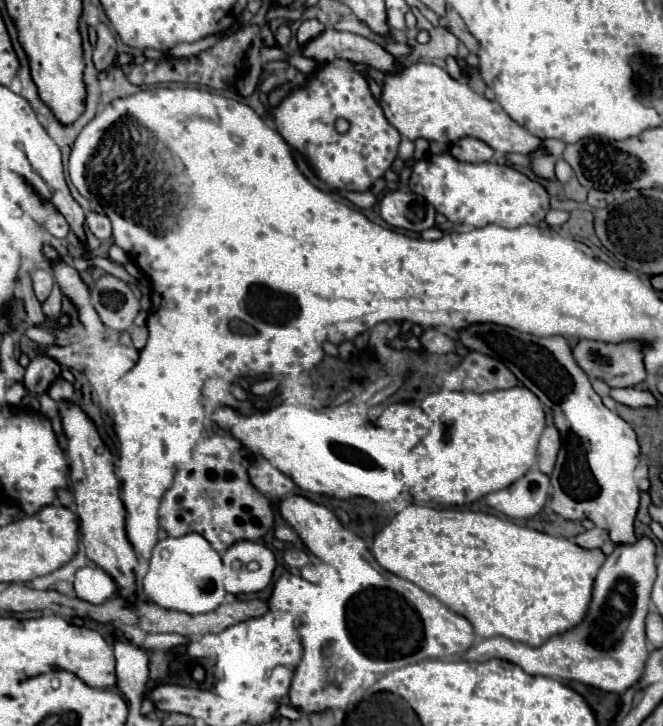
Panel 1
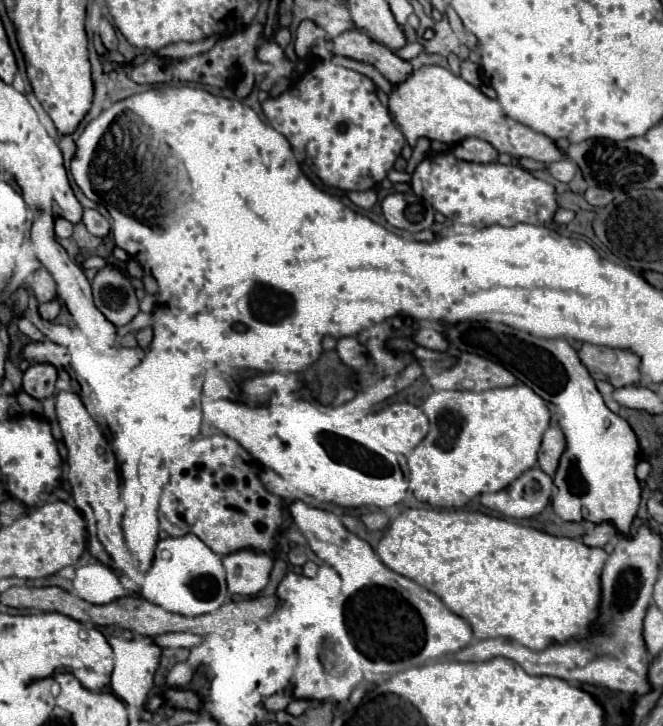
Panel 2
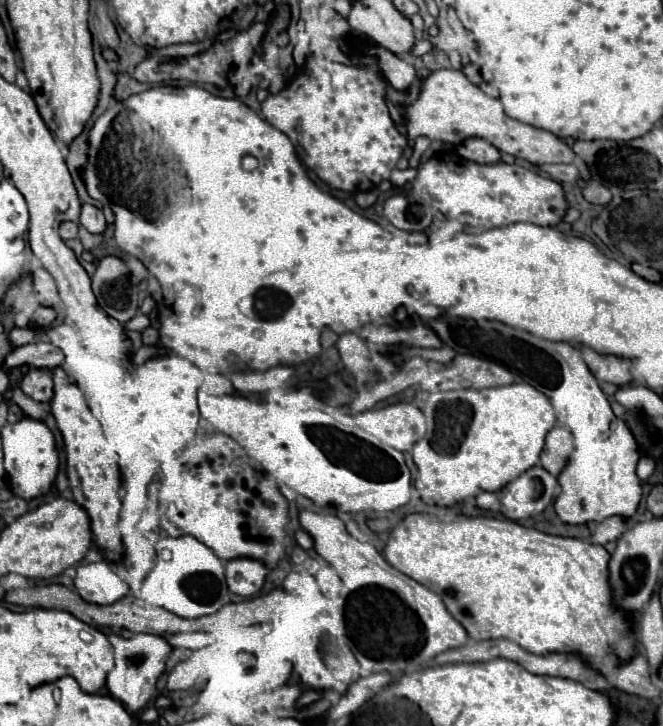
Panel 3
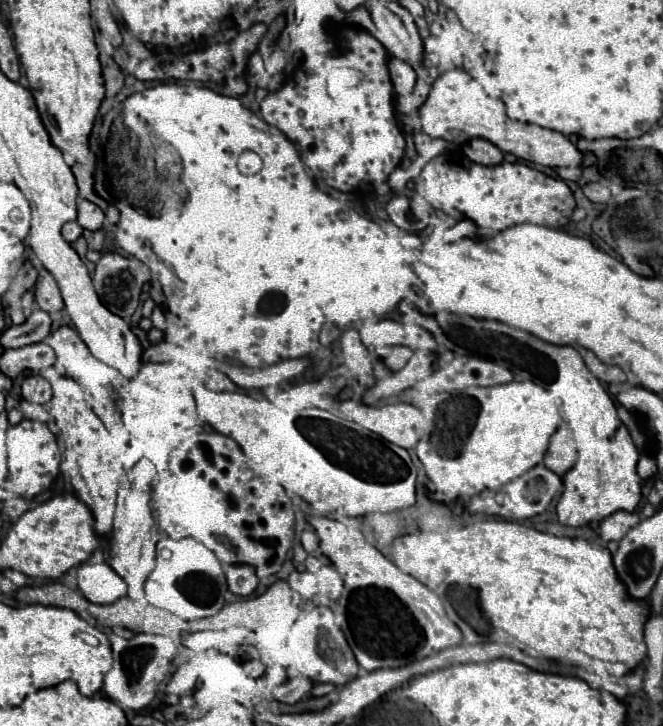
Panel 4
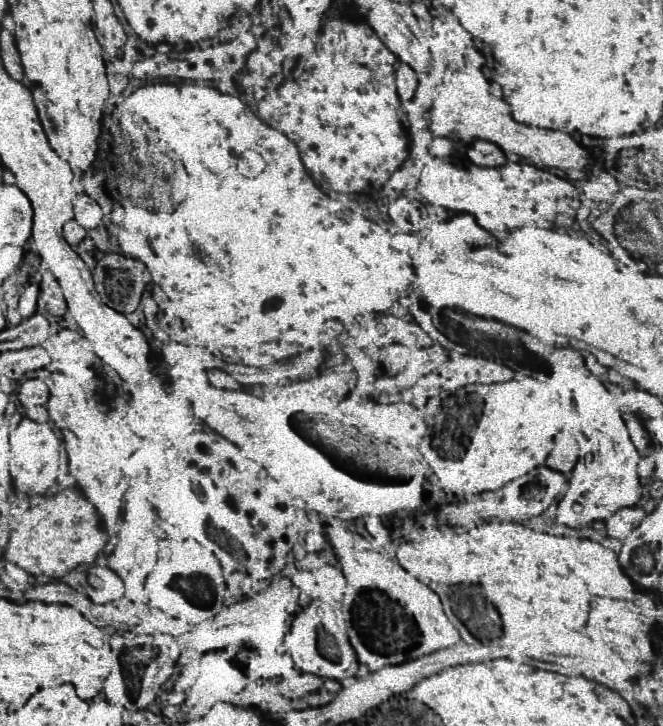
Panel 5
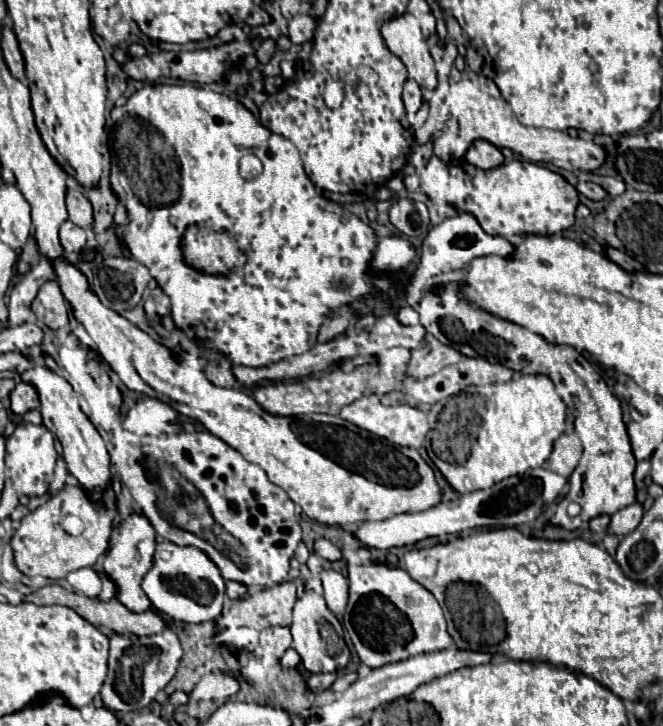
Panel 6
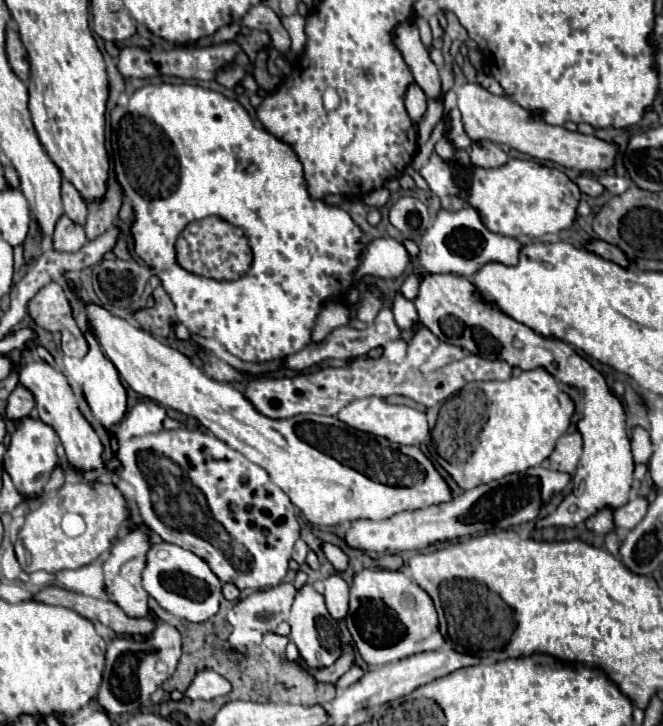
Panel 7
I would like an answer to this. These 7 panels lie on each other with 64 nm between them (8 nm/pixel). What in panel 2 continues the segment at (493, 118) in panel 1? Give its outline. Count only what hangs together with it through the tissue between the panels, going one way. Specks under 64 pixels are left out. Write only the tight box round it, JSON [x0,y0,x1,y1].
[388,66,566,162]

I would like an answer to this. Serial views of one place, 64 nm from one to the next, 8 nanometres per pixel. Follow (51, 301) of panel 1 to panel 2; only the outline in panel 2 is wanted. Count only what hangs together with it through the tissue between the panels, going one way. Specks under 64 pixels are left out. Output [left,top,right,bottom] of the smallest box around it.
[38,300,60,320]

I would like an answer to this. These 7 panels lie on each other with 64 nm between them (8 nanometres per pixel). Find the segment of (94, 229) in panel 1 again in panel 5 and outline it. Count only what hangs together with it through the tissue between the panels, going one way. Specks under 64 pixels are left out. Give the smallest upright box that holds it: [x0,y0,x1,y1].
[72,192,102,230]

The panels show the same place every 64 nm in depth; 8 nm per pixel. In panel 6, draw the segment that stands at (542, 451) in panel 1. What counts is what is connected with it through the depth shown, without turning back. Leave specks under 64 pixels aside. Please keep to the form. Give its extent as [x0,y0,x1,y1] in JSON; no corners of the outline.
[544,434,582,478]

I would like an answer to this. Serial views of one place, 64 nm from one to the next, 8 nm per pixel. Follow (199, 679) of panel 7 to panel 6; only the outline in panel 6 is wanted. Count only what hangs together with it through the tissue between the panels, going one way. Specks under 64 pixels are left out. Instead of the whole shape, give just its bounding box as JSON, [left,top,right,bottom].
[190,674,238,700]

